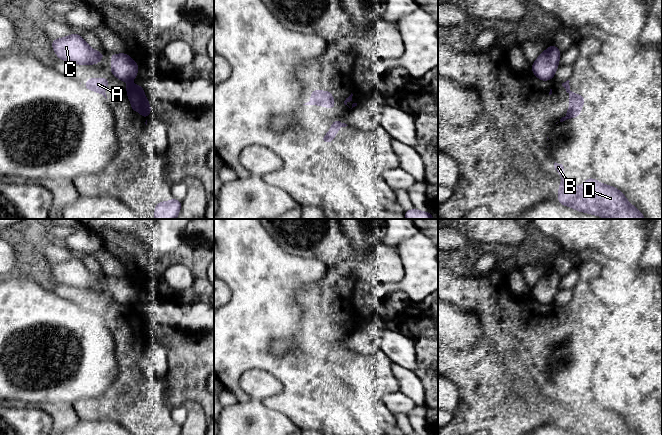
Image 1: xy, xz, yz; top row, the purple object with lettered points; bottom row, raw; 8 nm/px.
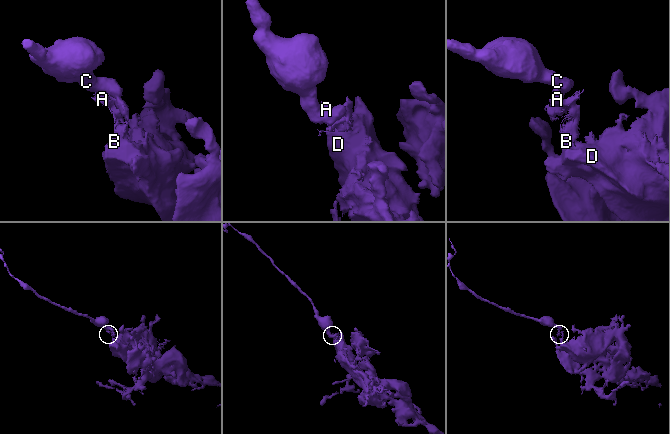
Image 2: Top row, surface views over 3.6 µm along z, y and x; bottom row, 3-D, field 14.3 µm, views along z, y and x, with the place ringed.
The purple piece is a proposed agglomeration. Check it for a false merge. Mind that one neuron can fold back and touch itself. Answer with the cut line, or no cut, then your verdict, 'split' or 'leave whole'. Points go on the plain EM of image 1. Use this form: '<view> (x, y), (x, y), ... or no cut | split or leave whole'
xy (122, 303), (127, 305) | split

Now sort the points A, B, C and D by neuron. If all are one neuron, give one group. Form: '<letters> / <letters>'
A B D / C

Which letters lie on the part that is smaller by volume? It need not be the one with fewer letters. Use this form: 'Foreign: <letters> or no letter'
Foreign: C

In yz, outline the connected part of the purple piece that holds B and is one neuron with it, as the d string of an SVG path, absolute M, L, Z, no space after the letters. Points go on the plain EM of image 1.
M555 386L554 392L560 399L558 427L571 431L576 435L639 435L635 430L628 426L625 419L617 412L601 408L594 402L585 403L583 410L568 410L564 402L563 389Z

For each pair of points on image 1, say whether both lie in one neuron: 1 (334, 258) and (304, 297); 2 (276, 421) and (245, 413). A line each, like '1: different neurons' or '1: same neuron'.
1: same neuron
2: same neuron

